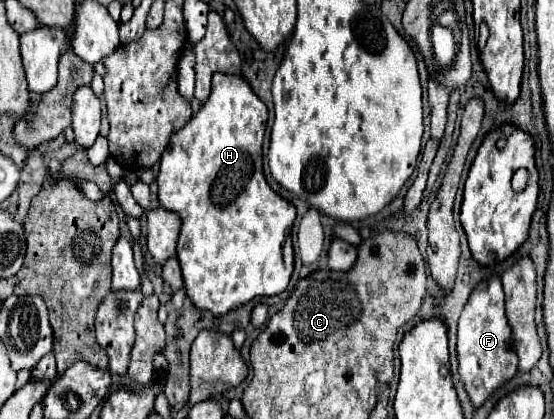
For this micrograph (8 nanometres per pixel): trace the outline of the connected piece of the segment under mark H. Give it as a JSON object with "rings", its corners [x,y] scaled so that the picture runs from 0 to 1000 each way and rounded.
{"rings":[[[390,172],[379,234],[332,305],[310,320],[307,348],[289,377],[289,411],[282,425],[285,477],[292,496],[318,506],[329,520],[318,611],[329,640],[336,706],[354,735],[379,740],[386,754],[404,754],[462,706],[498,706],[513,697],[527,659],[531,601],[523,549],[534,496],[505,473],[477,430],[473,329],[480,286],[480,248],[455,220],[437,181]]]}

